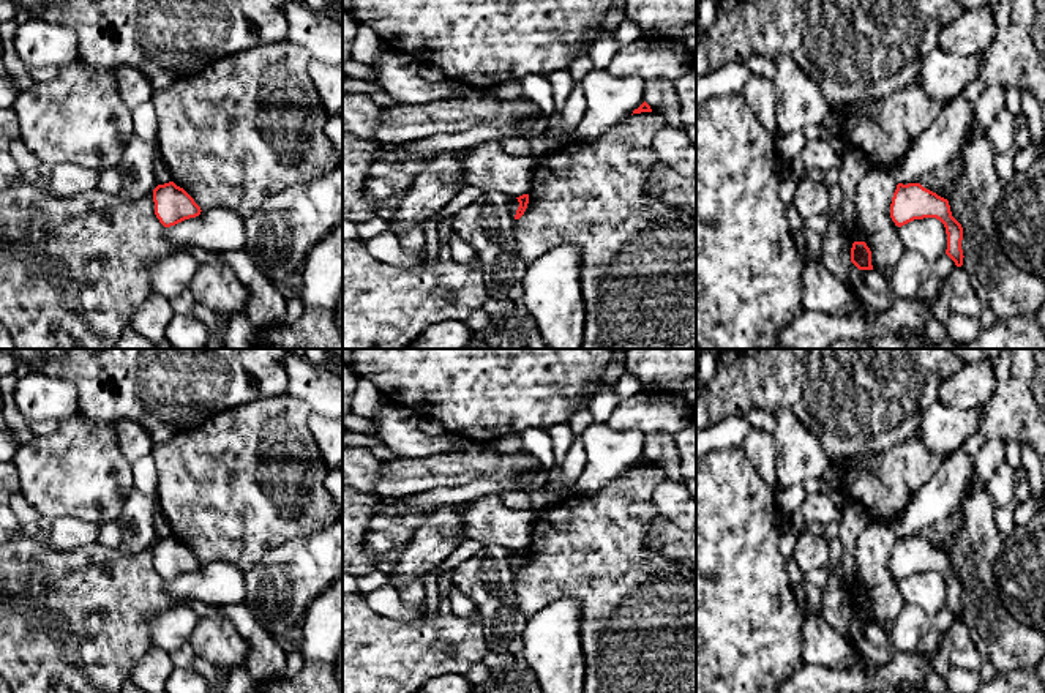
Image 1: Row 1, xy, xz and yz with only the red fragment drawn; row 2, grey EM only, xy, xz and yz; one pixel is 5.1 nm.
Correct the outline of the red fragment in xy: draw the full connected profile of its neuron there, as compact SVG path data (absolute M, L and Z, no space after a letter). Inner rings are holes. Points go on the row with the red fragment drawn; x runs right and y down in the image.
M174 182L158 185L153 189L155 215L164 227L200 215L194 199Z

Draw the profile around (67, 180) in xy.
M60 164L51 169L47 189L57 196L77 196L96 188L99 175L99 170Z

